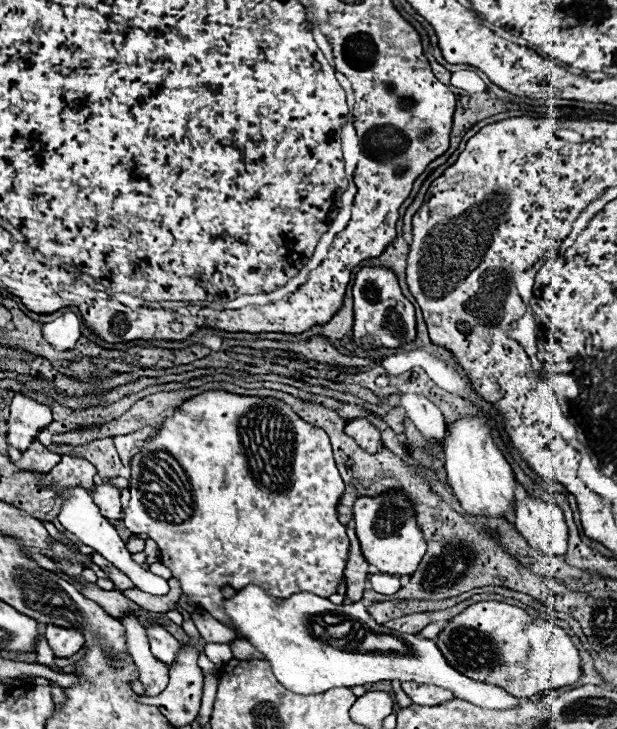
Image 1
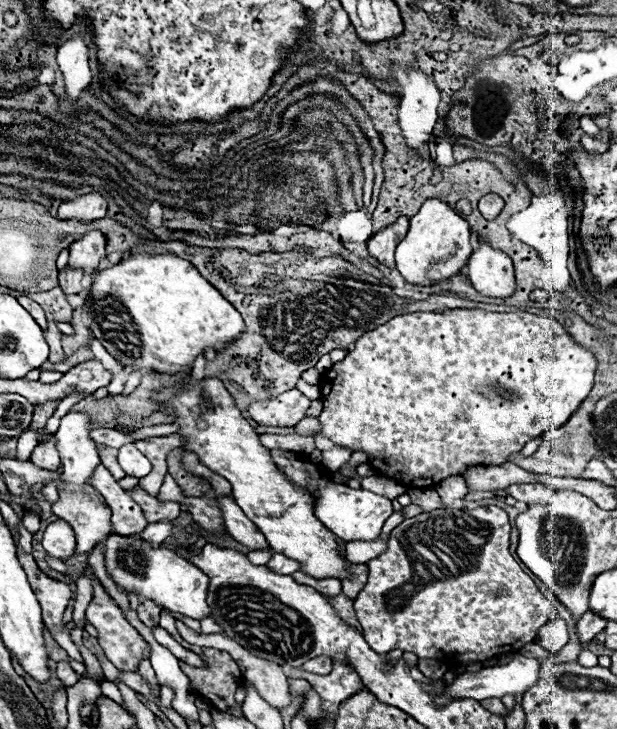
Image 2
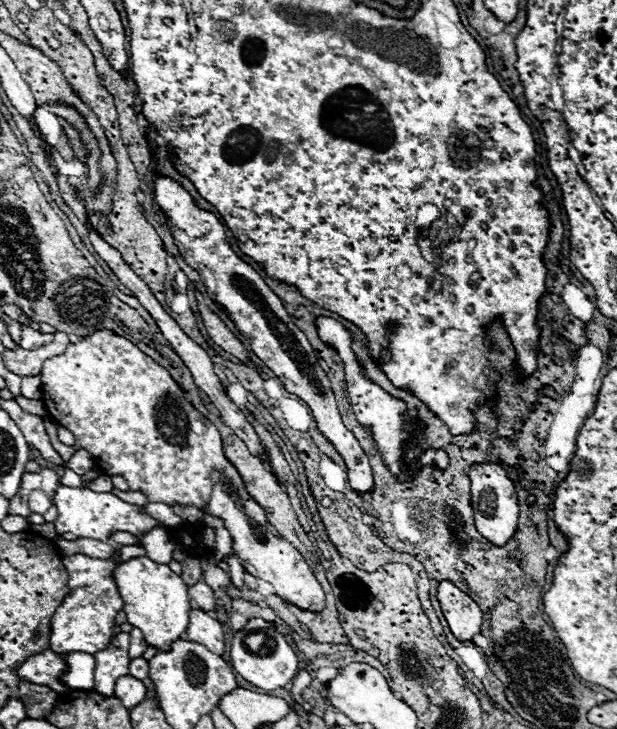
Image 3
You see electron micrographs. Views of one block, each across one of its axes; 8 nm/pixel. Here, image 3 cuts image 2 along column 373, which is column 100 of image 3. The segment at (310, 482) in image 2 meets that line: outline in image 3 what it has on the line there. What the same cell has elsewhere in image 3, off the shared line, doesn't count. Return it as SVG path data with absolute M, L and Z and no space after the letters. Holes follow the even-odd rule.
M60 486L56 490L54 502L58 508L58 518L54 520L54 524L60 534L72 532L80 538L94 538L94 540L102 540L102 542L112 542L110 536L114 532L130 532L138 540L142 540L142 536L146 532L150 532L152 528L166 528L162 522L158 522L152 516L148 516L146 512L142 512L142 506L128 504L128 502L120 500L118 496L114 496L112 492L92 492L82 486L78 486L78 488Z

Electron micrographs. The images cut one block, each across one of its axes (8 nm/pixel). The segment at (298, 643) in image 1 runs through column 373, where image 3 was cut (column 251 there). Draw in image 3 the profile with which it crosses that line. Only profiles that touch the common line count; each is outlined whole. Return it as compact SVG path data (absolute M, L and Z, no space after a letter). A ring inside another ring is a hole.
M260 618L248 620L248 624L234 634L232 646L230 646L230 658L232 658L232 668L234 668L244 680L248 680L250 684L254 684L254 686L258 686L258 688L264 688L264 690L282 688L282 686L286 686L288 682L292 682L294 676L298 674L298 656L296 656L296 652L292 650L292 646L286 642L284 634L276 632L272 624L268 624L266 620L260 620ZM256 630L262 630L262 632L266 634L270 646L264 646L262 650L252 652L252 650L246 648L244 638L246 638L248 634L256 632Z

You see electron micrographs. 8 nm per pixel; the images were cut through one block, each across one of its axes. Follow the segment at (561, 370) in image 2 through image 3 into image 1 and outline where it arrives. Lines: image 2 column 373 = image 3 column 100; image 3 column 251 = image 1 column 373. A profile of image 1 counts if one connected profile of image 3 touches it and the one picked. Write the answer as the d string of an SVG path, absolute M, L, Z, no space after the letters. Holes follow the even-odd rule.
M402 490L384 492L378 496L358 496L354 502L354 520L364 558L374 564L378 572L404 576L418 568L428 544L416 522L414 504Z

